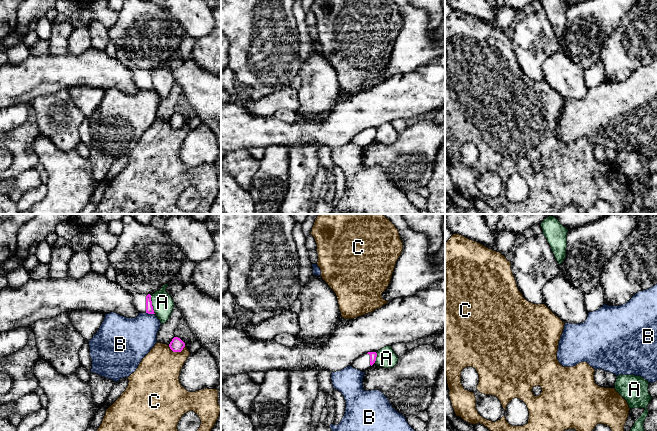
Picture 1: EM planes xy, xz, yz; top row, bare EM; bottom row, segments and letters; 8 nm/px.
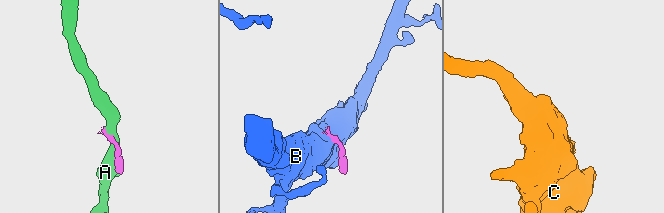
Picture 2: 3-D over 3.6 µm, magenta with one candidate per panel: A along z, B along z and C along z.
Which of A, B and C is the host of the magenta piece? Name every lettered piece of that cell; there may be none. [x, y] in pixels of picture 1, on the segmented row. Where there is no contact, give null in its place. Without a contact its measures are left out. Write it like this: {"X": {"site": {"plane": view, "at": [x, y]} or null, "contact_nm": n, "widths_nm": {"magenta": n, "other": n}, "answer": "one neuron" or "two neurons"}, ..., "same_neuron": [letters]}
{"A": {"site": {"plane": "xy", "at": [151, 304]}, "contact_nm": 160, "widths_nm": {"magenta": 60, "other": 170}, "answer": "two neurons"}, "B": {"site": {"plane": "xy", "at": [150, 313]}, "contact_nm": 80, "widths_nm": {"magenta": 60, "other": 340}, "answer": "two neurons"}, "C": {"site": {"plane": "xy", "at": [177, 351]}, "contact_nm": 140, "widths_nm": {"magenta": 110, "other": 340}, "answer": "two neurons"}, "same_neuron": []}

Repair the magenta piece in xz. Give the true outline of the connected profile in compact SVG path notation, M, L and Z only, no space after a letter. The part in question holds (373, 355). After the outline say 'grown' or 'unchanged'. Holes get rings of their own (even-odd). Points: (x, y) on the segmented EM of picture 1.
M368 352L360 357L358 357L351 366L362 372L366 372L376 361L377 353Z; grown

